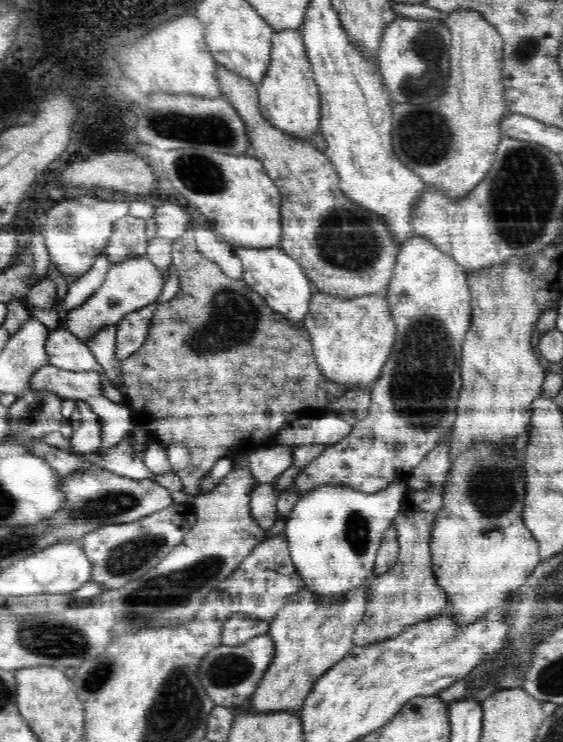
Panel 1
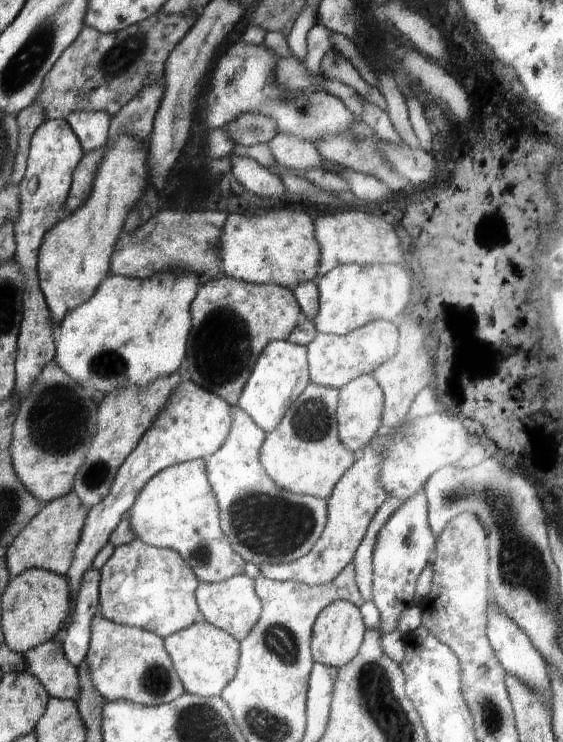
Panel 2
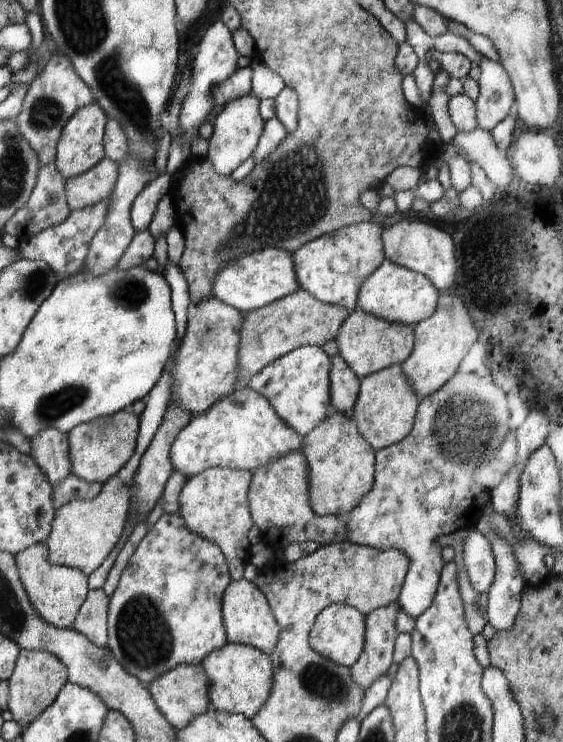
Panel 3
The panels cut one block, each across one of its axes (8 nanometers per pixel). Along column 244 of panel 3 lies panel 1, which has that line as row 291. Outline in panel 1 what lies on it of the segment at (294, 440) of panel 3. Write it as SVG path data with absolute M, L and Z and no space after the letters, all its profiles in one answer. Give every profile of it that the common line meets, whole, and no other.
M412 234L412 238L400 246L392 280L384 292L396 323L397 335L389 359L372 386L367 416L353 425L343 441L326 447L296 475L291 483L298 497L314 490L316 486L345 486L364 494L380 492L397 479L407 479L428 452L434 450L447 433L452 432L462 390L462 344L472 318L467 276L451 256L442 254L427 238Z

